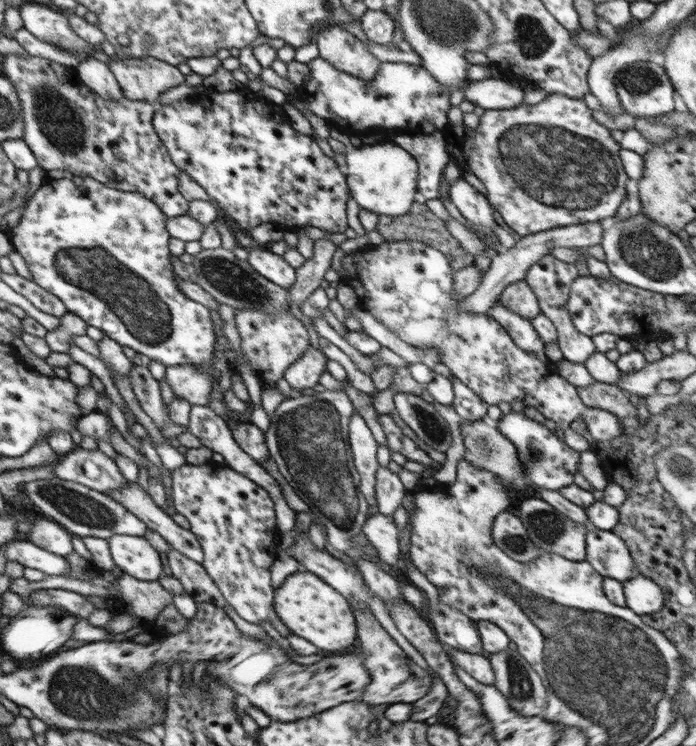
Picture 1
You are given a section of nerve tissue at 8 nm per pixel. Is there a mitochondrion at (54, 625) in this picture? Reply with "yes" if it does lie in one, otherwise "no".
no

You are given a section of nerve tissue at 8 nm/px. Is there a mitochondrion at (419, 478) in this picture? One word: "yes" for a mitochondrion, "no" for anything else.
no

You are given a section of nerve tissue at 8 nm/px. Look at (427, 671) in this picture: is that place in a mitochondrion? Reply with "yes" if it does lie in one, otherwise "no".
no

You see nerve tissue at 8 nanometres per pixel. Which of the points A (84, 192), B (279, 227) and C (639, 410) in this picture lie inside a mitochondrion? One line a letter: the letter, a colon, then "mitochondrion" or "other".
A: other
B: other
C: other

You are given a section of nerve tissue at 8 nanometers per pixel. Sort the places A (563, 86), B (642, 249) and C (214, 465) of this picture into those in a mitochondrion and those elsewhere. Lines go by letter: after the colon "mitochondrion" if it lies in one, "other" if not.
A: other
B: mitochondrion
C: other

